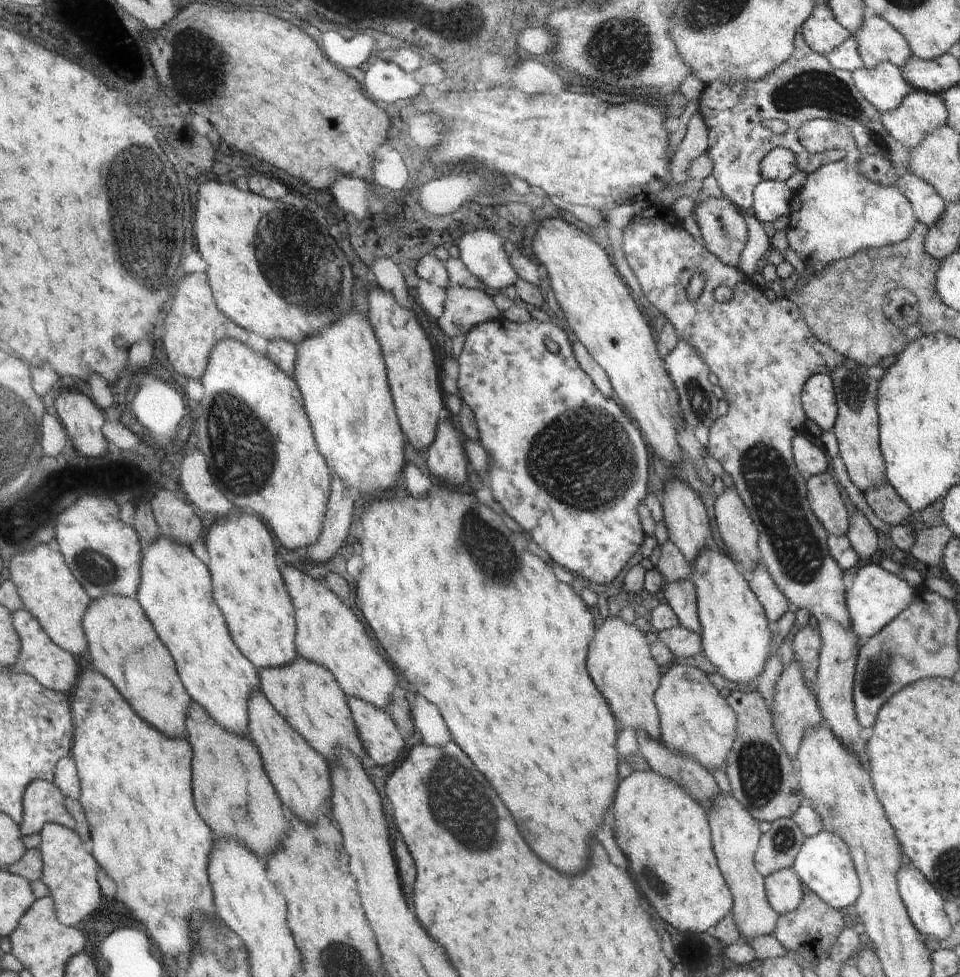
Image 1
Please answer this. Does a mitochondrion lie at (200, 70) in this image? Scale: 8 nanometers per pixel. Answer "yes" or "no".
yes

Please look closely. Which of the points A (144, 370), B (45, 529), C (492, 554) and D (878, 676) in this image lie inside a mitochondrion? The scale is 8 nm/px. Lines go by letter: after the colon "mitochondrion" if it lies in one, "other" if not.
A: other
B: other
C: mitochondrion
D: mitochondrion

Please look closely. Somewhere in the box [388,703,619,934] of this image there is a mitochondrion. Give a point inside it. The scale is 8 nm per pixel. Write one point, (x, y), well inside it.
(477, 829)

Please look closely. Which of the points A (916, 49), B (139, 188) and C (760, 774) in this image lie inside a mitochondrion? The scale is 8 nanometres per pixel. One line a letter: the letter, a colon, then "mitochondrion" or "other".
A: other
B: mitochondrion
C: mitochondrion

